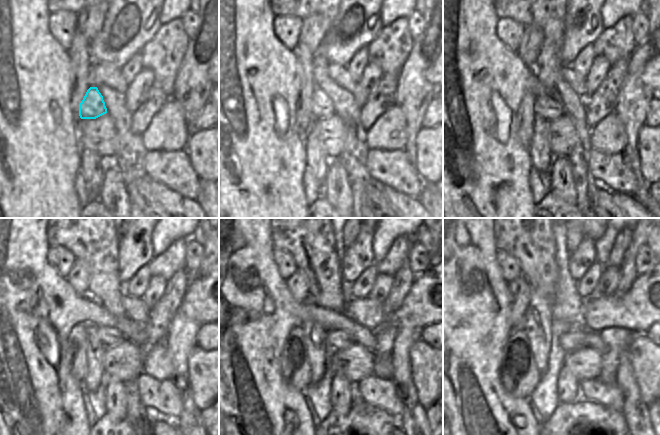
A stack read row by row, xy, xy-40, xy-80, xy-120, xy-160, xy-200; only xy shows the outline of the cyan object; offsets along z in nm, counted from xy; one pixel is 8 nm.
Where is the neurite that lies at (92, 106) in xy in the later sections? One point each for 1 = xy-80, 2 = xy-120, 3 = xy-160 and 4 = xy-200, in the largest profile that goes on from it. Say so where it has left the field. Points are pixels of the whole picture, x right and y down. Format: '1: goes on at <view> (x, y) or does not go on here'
1: goes on at xy-80 (546, 106)
2: goes on at xy-120 (108, 336)
3: goes on at xy-160 (340, 339)
4: goes on at xy-200 (574, 339)

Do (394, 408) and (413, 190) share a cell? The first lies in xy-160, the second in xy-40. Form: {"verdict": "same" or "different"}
{"verdict": "same"}

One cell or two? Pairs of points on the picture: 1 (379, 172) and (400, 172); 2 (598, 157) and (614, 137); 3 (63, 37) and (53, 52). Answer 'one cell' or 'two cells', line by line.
1: one cell
2: two cells
3: two cells

